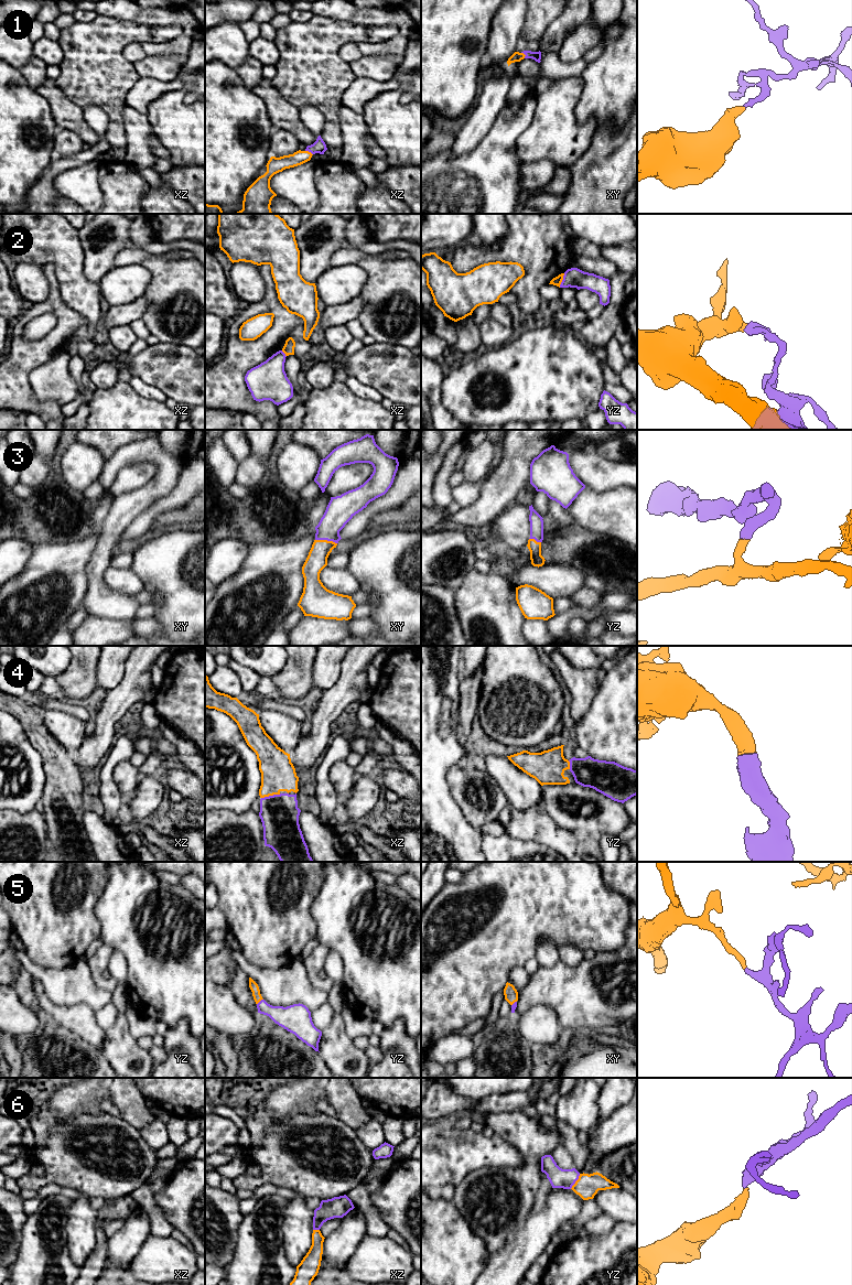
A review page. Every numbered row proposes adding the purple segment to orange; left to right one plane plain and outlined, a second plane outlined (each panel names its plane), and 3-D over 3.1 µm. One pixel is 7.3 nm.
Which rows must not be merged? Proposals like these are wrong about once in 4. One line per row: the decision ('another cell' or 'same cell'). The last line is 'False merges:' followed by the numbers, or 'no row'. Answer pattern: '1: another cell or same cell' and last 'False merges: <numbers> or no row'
1: same cell
2: another cell
3: same cell
4: same cell
5: same cell
6: same cell
False merges: 2

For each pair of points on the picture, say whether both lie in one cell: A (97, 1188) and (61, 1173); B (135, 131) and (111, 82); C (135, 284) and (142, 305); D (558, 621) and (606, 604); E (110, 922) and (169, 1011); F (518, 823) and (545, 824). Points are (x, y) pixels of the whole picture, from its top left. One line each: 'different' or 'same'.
A: same
B: different
C: different
D: same
E: same
F: same

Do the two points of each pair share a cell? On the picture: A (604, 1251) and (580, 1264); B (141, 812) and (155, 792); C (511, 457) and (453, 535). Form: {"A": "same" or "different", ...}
{"A": "same", "B": "same", "C": "different"}

